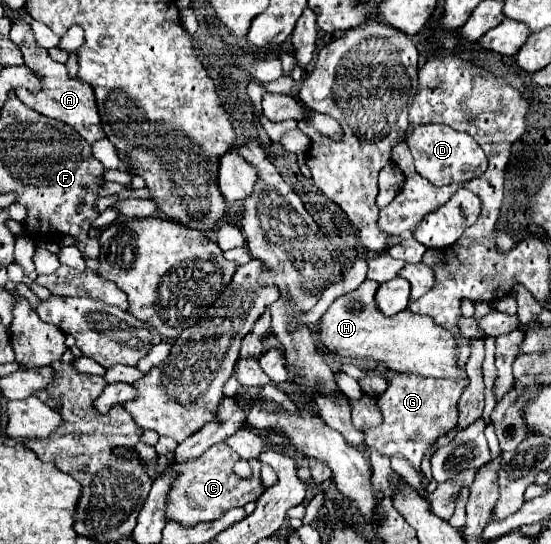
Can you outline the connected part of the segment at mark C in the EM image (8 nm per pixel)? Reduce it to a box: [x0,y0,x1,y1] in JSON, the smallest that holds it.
[166,443,262,527]

